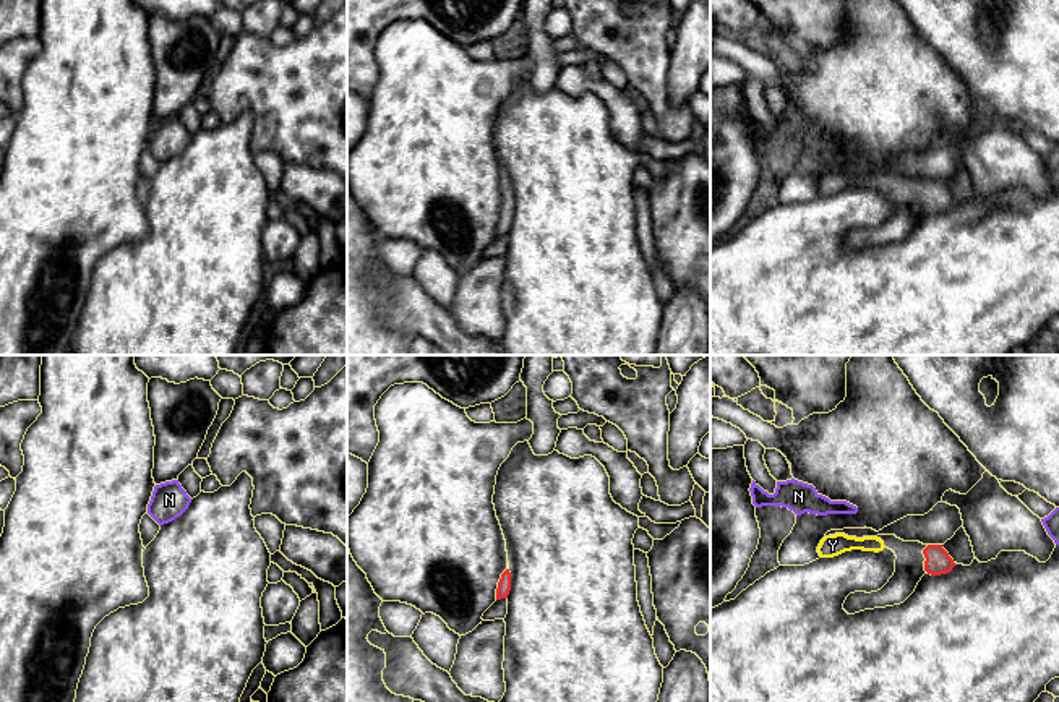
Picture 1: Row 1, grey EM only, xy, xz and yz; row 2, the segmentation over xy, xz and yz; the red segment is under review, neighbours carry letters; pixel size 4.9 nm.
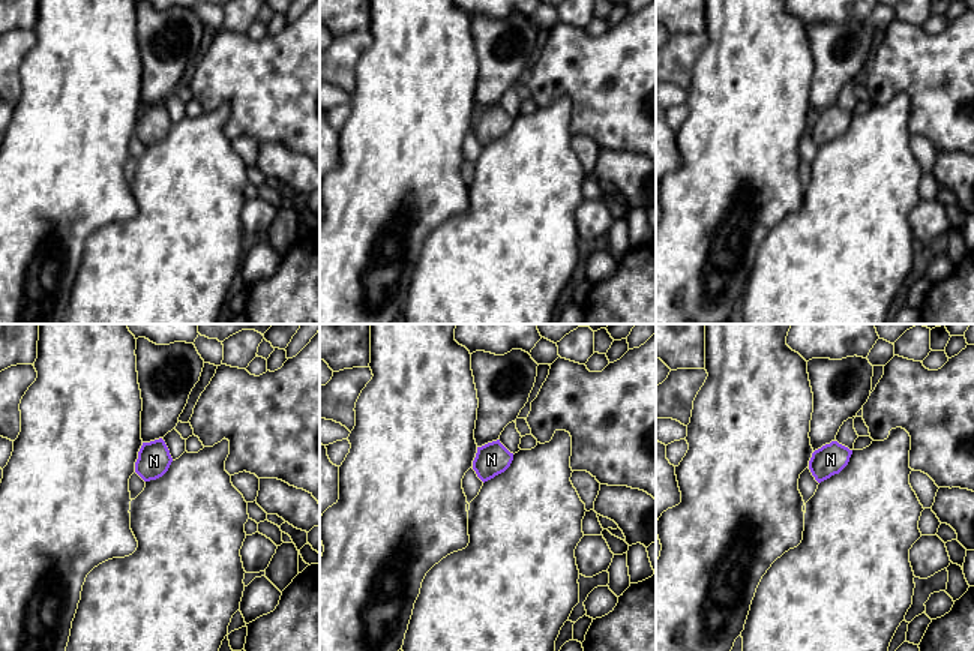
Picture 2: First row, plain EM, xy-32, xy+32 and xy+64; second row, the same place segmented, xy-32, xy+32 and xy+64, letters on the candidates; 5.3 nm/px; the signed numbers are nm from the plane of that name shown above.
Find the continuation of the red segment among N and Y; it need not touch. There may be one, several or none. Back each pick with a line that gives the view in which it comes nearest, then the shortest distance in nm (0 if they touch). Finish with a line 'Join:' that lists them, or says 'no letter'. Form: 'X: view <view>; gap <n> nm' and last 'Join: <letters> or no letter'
Y: view yz; gap 200 nm
Join: Y

